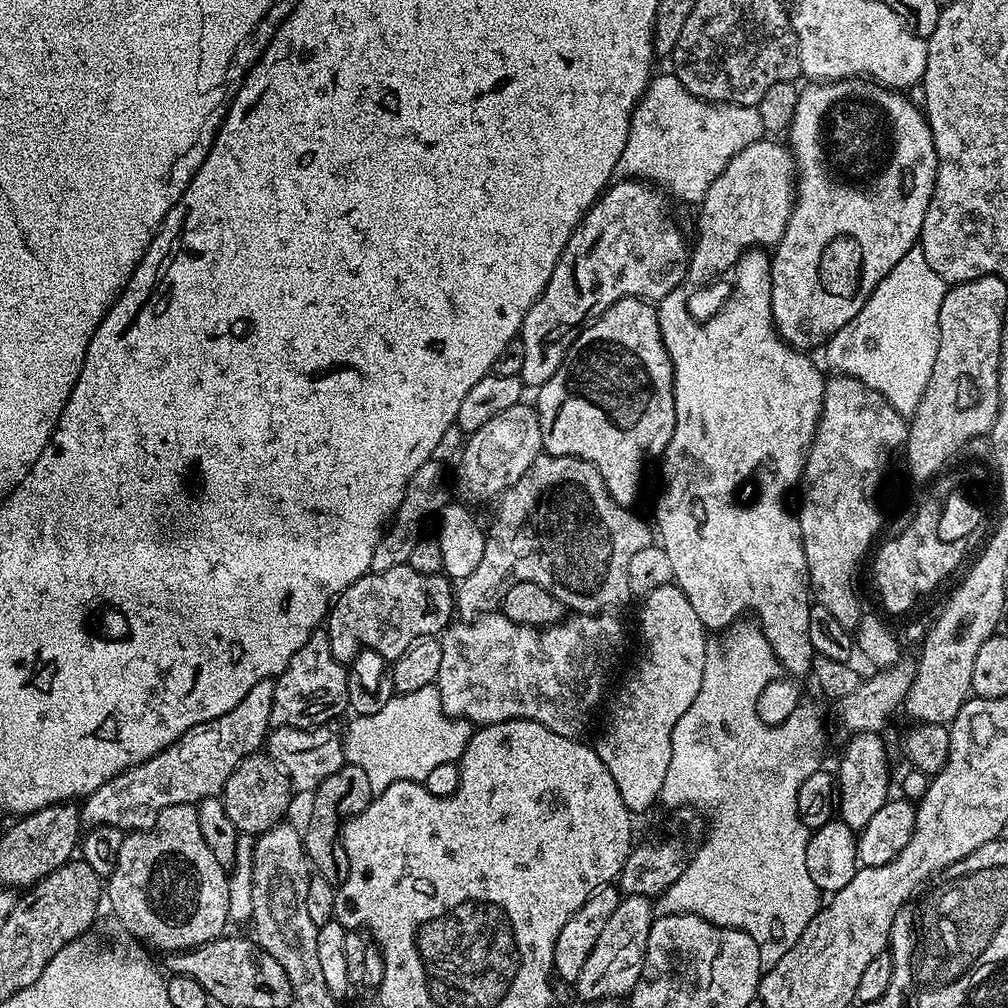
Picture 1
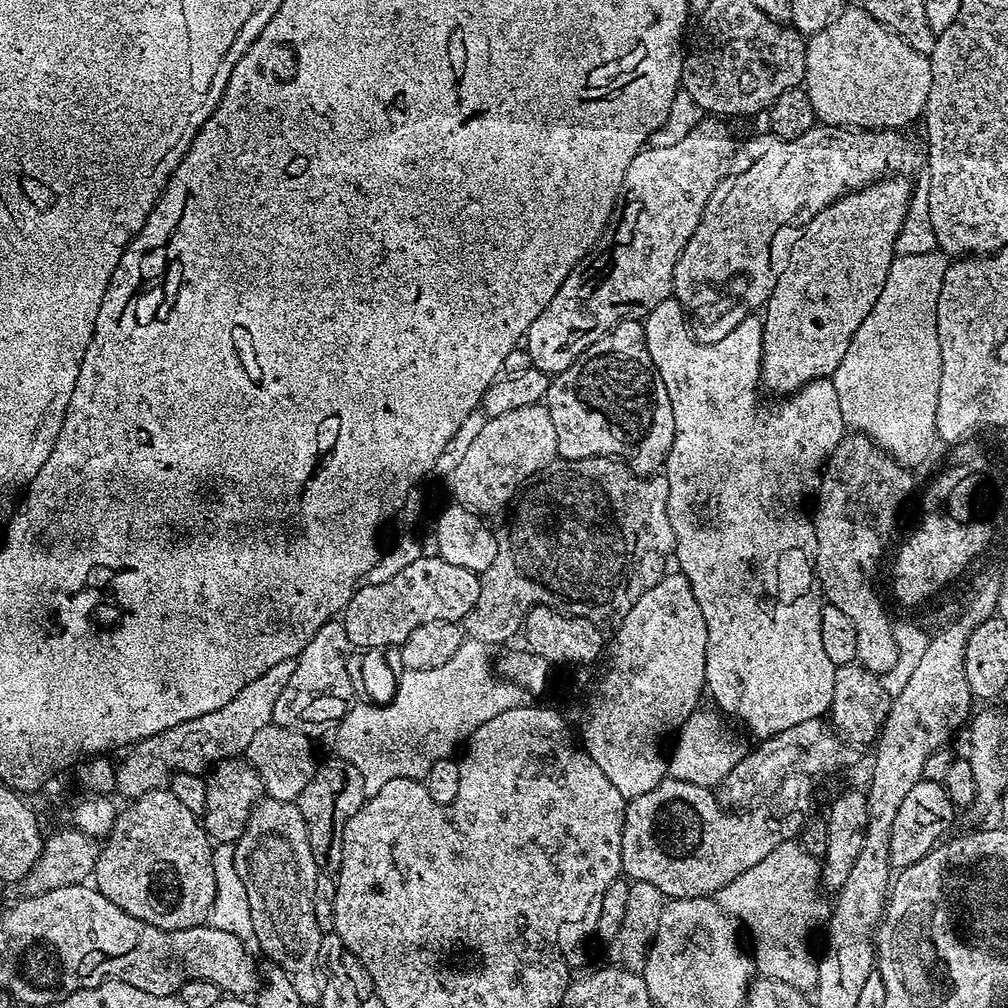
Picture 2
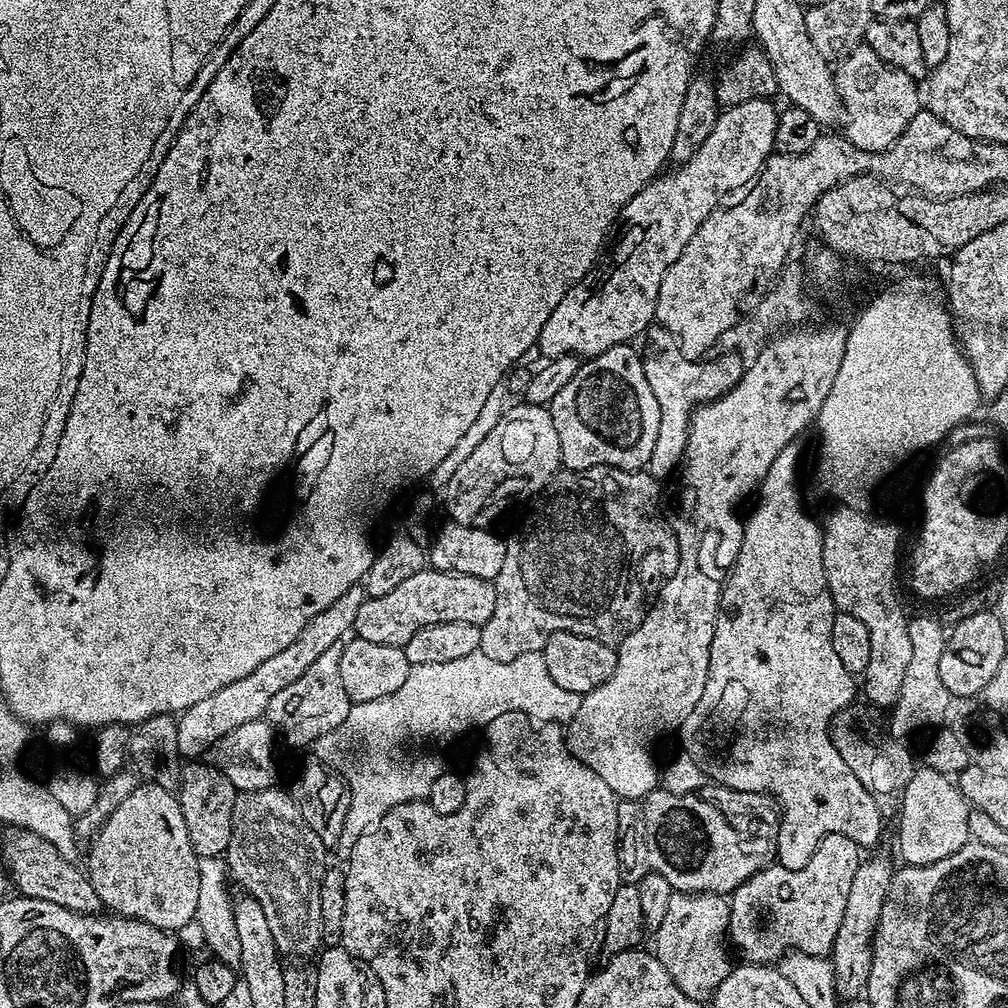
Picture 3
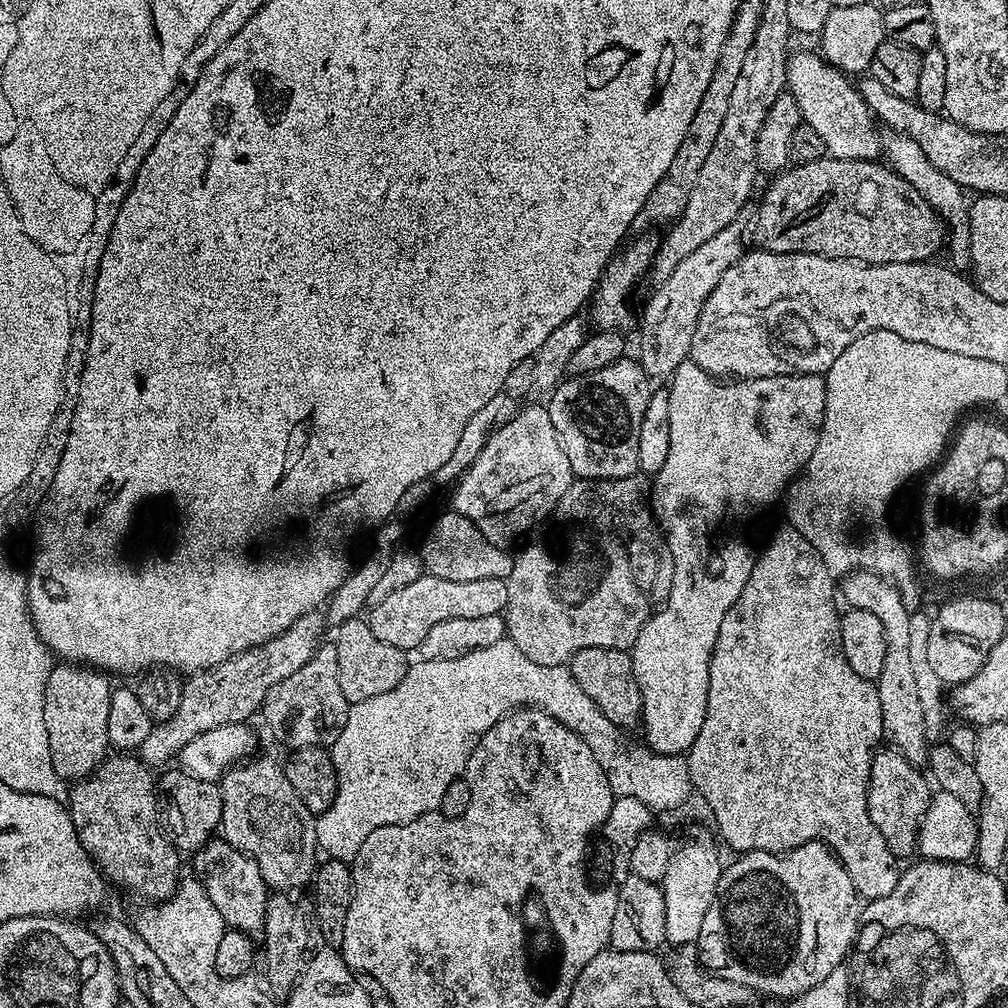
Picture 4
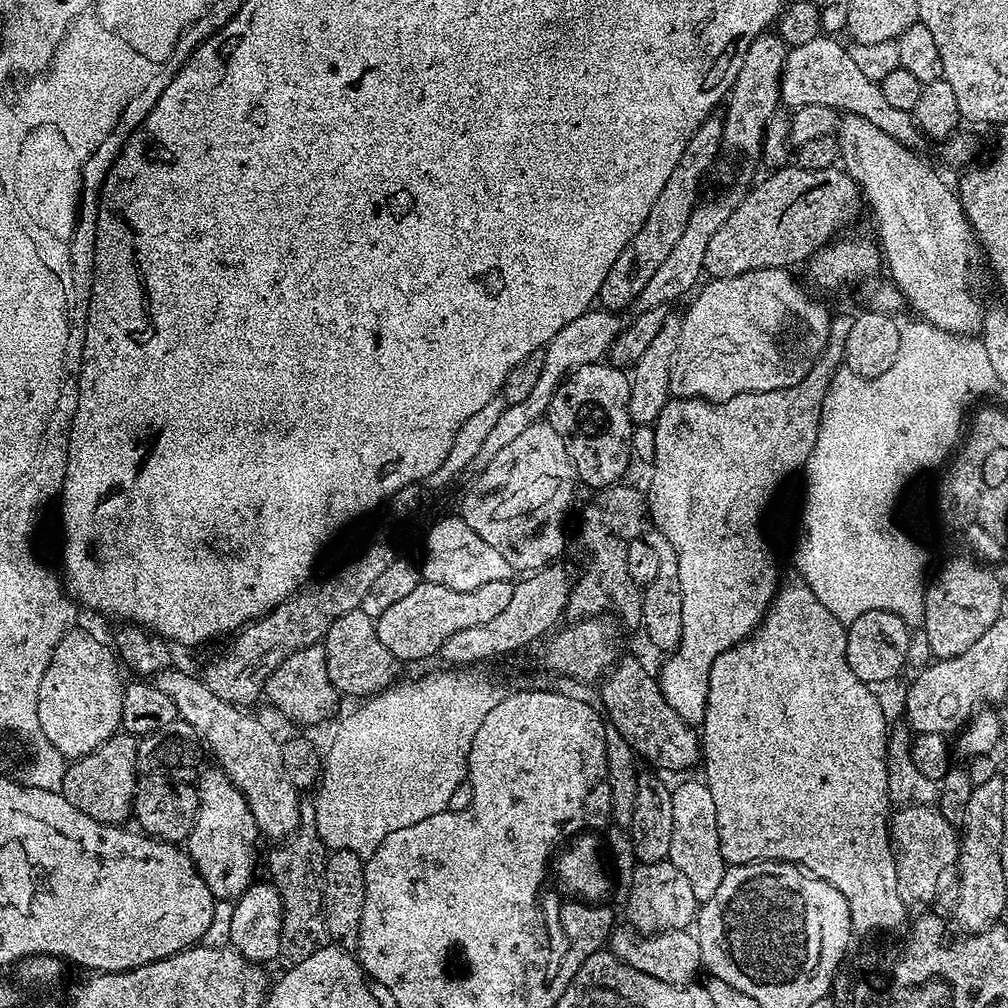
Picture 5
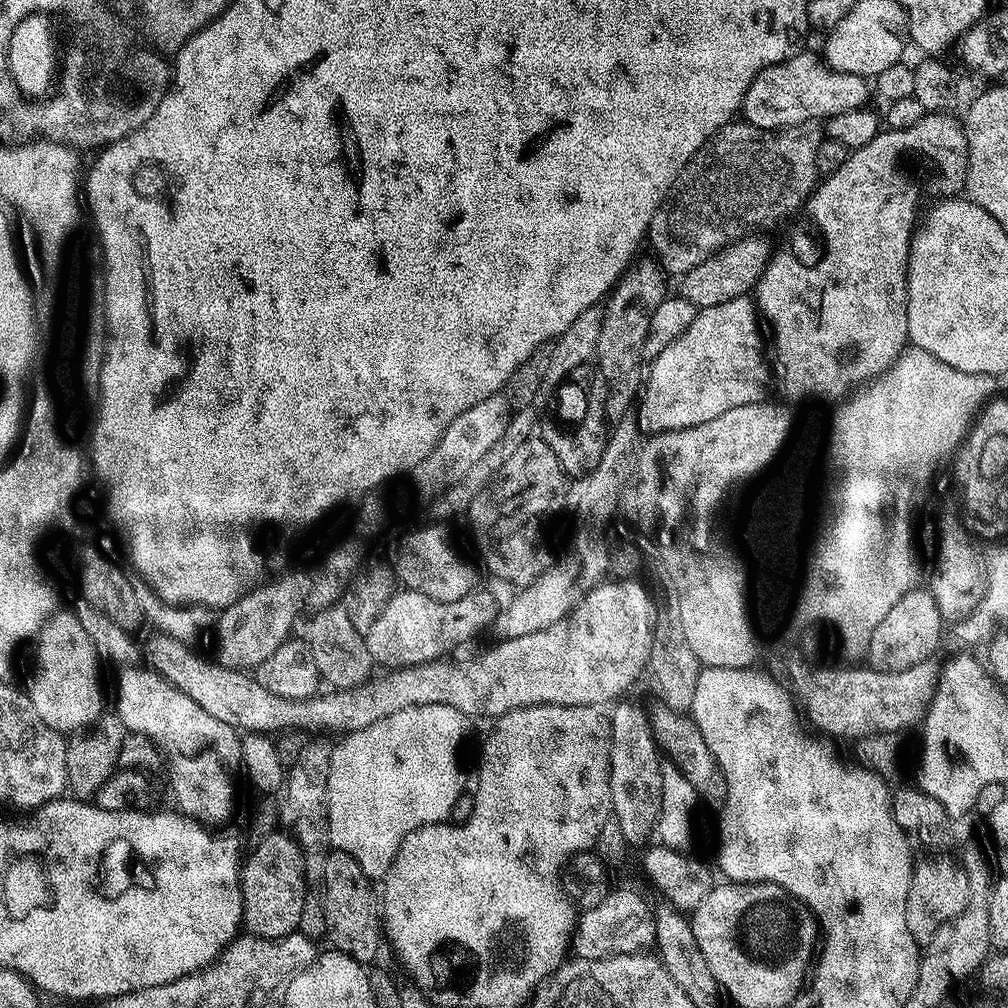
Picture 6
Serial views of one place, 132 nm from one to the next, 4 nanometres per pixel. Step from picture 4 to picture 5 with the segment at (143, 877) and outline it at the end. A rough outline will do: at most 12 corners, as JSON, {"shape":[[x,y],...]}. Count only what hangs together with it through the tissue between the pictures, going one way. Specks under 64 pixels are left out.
{"shape":[[137,737],[71,761],[66,802],[99,824],[132,816]]}

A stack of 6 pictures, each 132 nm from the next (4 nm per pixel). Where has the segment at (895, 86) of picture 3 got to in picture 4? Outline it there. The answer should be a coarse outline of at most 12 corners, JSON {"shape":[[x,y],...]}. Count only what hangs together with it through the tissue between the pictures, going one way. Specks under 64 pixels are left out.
{"shape":[[905,136],[882,144],[897,172],[939,214],[951,267],[971,265],[970,200]]}

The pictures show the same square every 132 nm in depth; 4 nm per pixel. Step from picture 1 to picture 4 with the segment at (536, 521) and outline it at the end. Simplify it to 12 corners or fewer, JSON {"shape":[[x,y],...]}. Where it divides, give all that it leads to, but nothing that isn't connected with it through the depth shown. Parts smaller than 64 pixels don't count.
{"shape":[[573,479],[515,553],[506,636],[538,666],[635,649],[650,615]]}

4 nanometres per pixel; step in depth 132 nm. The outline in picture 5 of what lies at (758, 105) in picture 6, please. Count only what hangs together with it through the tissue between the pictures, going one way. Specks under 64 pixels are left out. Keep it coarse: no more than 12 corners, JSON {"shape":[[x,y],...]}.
{"shape":[[835,35],[788,48],[780,102],[861,116],[916,150],[894,110]]}

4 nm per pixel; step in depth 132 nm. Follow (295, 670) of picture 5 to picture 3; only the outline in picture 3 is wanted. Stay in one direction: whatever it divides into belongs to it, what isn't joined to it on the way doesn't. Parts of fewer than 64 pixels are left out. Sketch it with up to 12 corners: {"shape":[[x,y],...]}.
{"shape":[[342,647],[270,698],[266,719],[296,744],[343,729],[352,700]]}

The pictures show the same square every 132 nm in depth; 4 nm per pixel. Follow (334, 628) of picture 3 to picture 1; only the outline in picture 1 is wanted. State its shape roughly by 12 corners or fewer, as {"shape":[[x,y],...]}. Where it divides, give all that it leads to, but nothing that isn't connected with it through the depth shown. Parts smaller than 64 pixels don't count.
{"shape":[[274,683],[83,797],[128,832],[219,797],[270,731]]}

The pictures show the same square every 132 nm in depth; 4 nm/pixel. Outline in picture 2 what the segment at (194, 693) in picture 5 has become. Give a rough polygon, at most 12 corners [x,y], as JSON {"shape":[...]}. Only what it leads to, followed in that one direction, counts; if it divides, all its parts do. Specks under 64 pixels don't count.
{"shape":[[299,803],[237,838],[253,937],[305,1006],[326,986],[318,869]]}

